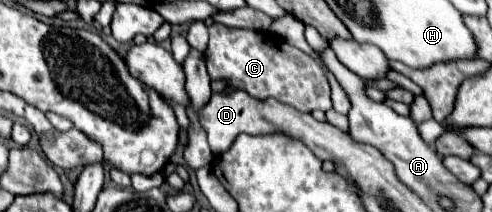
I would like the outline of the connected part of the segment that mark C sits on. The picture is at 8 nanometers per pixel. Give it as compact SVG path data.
M213 23L209 27L205 63L211 79L223 79L227 83L225 93L243 89L259 101L277 99L279 103L293 105L301 113L331 109L331 89L321 65L311 55L303 53L283 39L279 41L279 37L271 35L269 31L233 29Z

